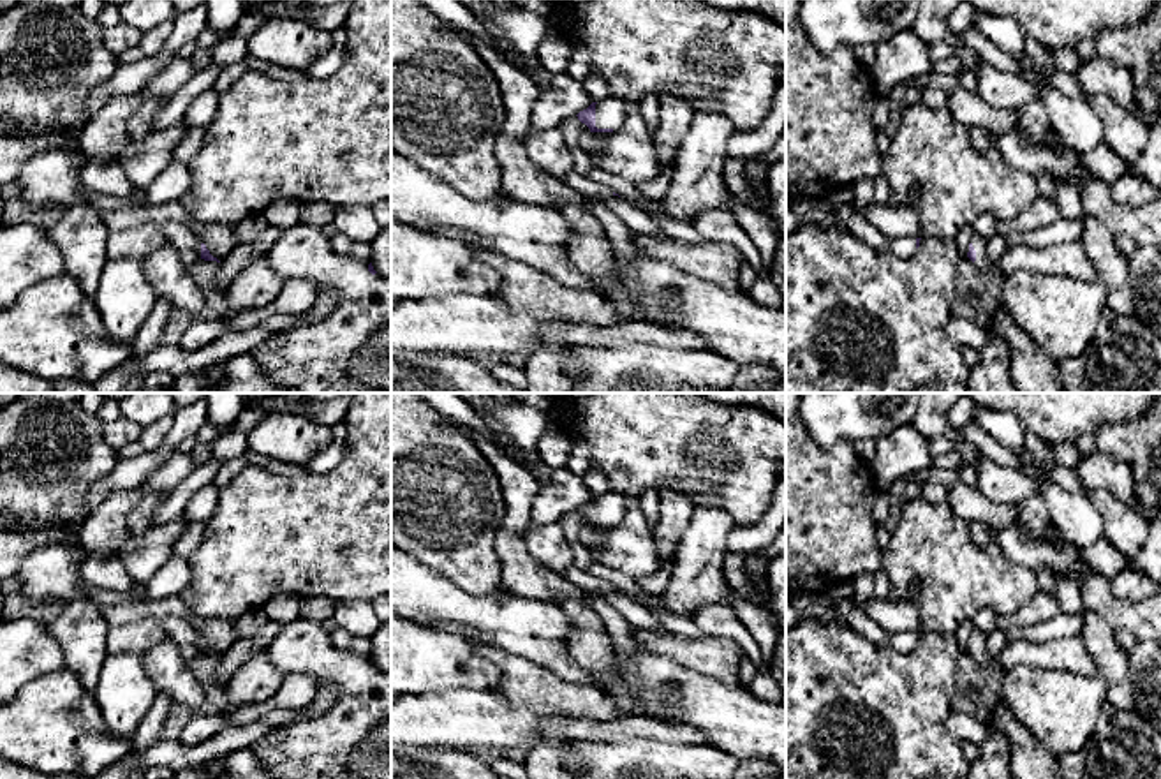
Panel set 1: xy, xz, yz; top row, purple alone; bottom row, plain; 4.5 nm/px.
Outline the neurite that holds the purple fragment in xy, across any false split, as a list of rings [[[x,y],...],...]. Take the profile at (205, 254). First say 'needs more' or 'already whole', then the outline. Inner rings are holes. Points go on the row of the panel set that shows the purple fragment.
needs more | [[[164,222],[164,224],[155,224],[178,250],[194,250],[197,257],[204,261],[217,261],[206,249],[206,245],[190,231],[190,227],[176,222]]]

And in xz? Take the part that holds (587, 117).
needs more | [[[610,95],[601,102],[592,102],[576,116],[590,129],[590,132],[613,132],[624,125],[629,109],[631,104],[627,100]]]

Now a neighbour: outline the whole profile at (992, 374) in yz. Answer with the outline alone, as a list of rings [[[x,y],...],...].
[[[988,335],[978,365],[969,372],[967,393],[1018,393],[1004,338]]]

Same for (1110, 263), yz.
[[[1083,213],[1080,241],[1092,261],[1098,280],[1106,287],[1106,307],[1119,315],[1136,315],[1128,257],[1117,249],[1115,236],[1098,219]]]

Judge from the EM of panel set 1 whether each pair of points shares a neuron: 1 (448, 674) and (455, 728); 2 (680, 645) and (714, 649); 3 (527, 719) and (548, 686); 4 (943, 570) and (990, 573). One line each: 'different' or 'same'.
1: different
2: same
3: different
4: same

